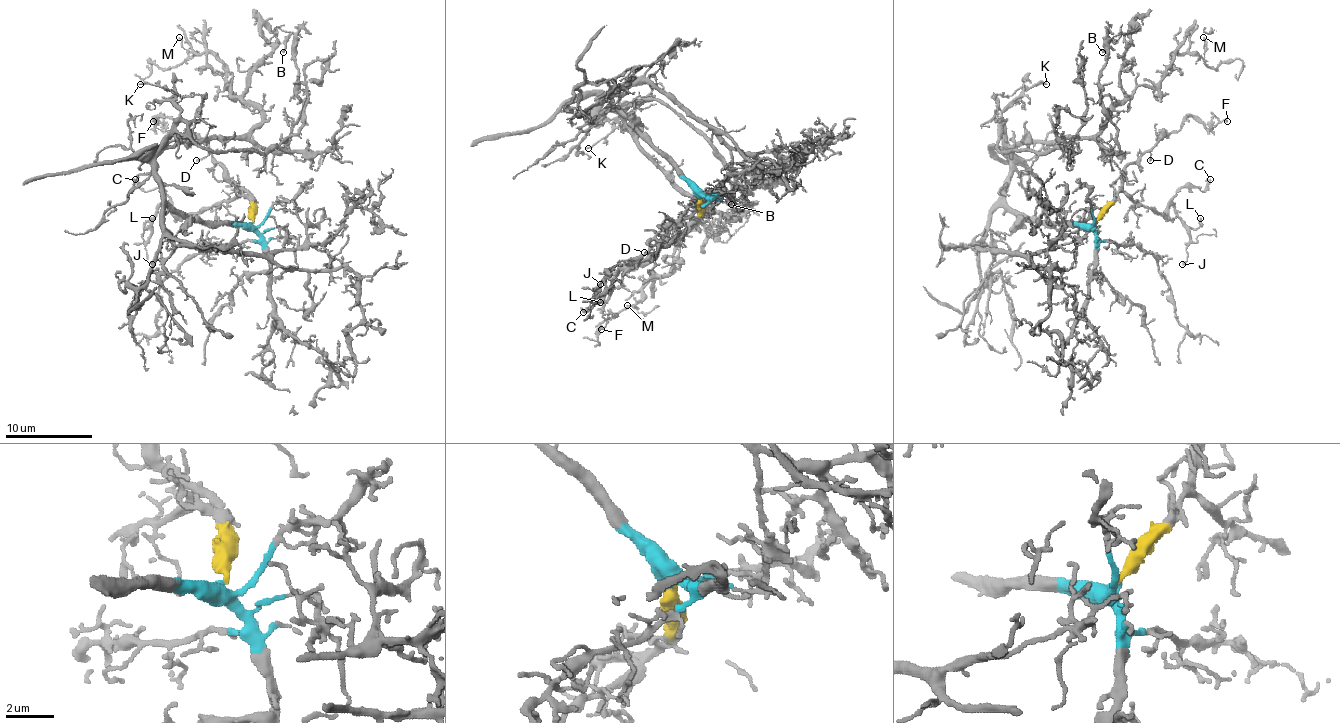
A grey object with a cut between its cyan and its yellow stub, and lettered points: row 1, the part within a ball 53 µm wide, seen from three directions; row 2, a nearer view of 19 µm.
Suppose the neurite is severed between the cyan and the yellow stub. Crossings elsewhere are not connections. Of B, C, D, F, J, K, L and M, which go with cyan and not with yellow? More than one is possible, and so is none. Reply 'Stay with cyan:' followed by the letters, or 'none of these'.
Stay with cyan: B, K, M

